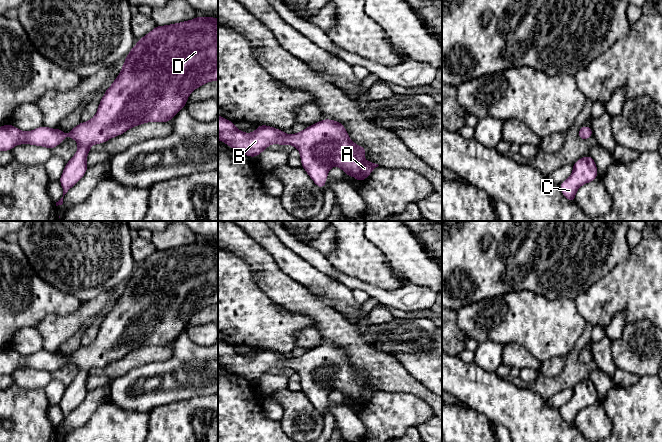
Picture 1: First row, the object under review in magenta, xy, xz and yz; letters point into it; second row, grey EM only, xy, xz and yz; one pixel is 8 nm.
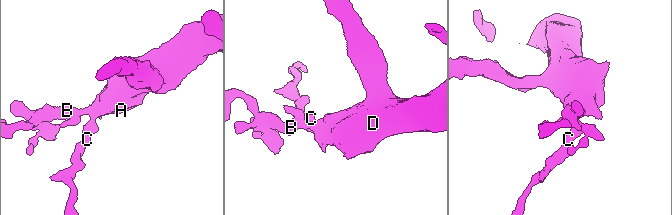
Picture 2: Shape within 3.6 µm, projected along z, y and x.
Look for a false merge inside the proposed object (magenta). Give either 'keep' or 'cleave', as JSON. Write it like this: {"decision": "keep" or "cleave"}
{"decision": "keep"}

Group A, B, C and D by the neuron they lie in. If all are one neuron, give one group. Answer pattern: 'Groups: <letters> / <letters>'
Groups: A B C D

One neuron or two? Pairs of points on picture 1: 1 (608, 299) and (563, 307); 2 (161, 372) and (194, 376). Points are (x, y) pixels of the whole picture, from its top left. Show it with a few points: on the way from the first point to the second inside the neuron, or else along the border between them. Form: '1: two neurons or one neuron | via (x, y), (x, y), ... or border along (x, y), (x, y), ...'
1: two neurons | border along (574, 301), (576, 309), (586, 322)
2: one neuron | via (169, 376), (186, 376)

